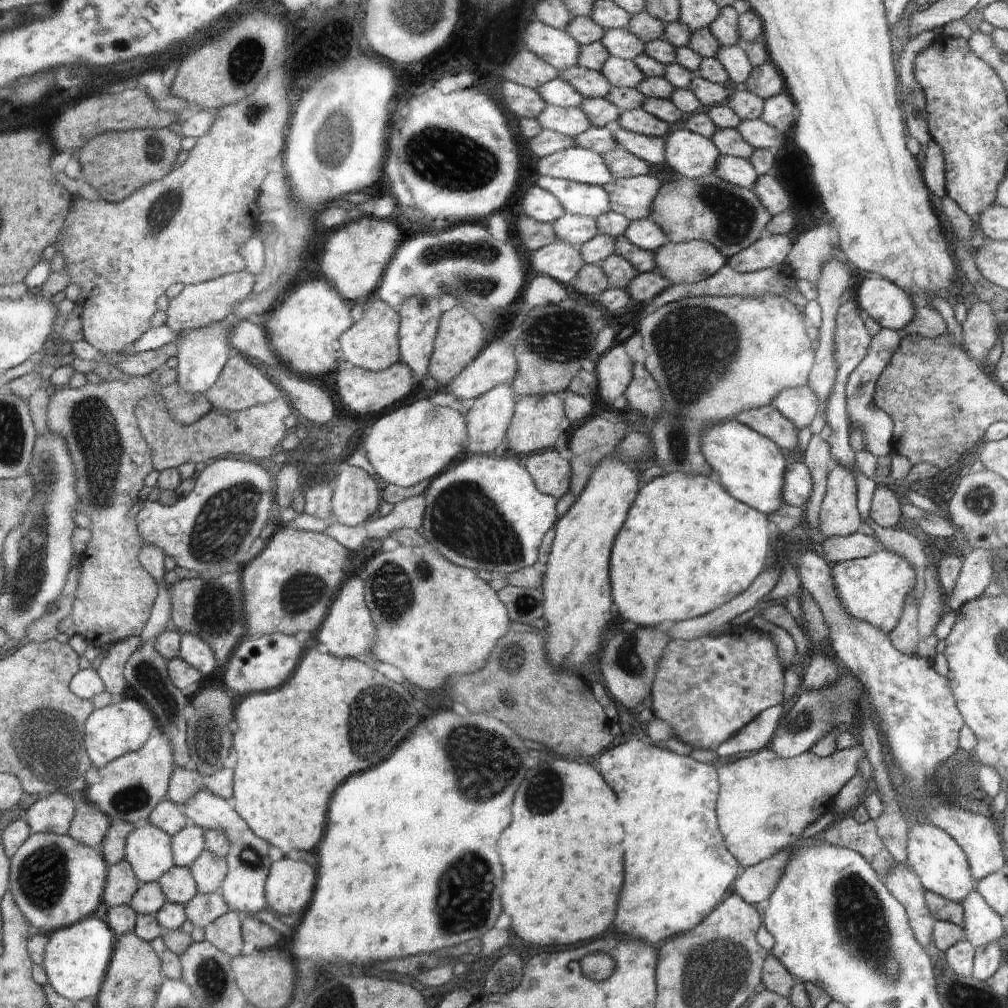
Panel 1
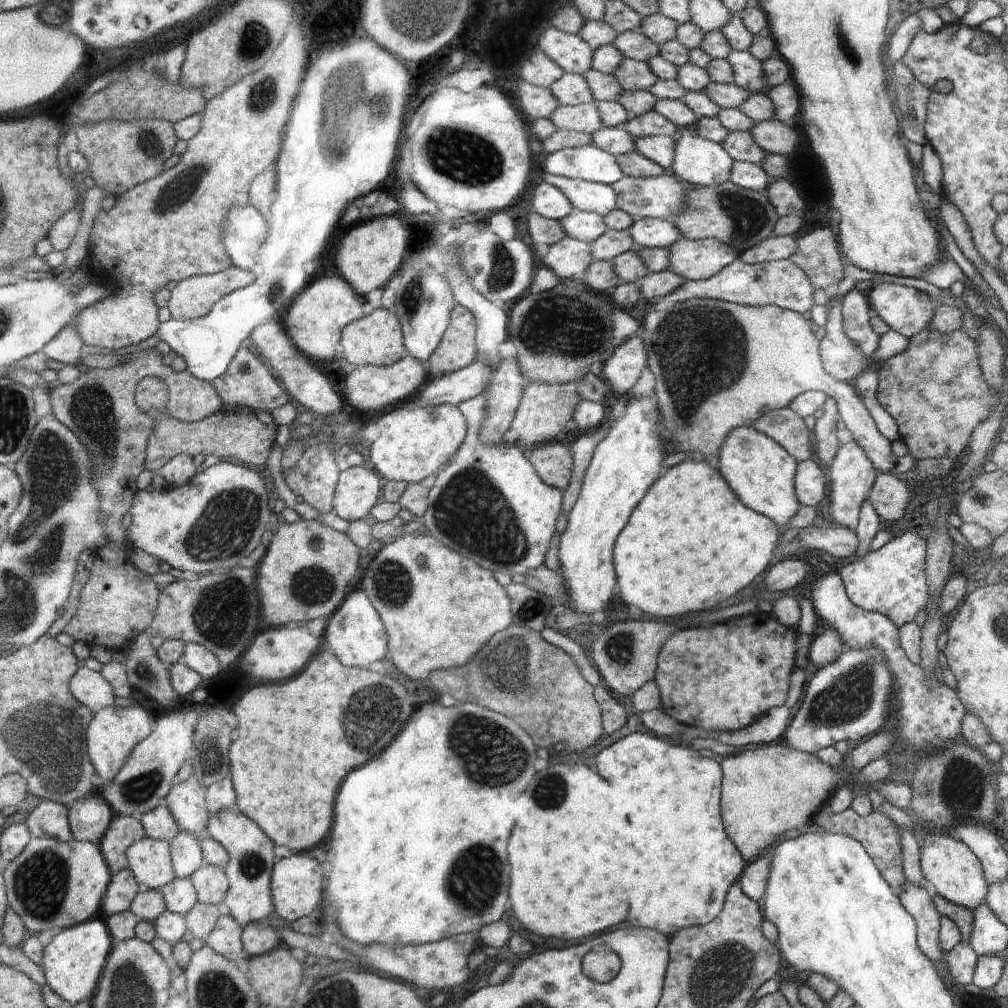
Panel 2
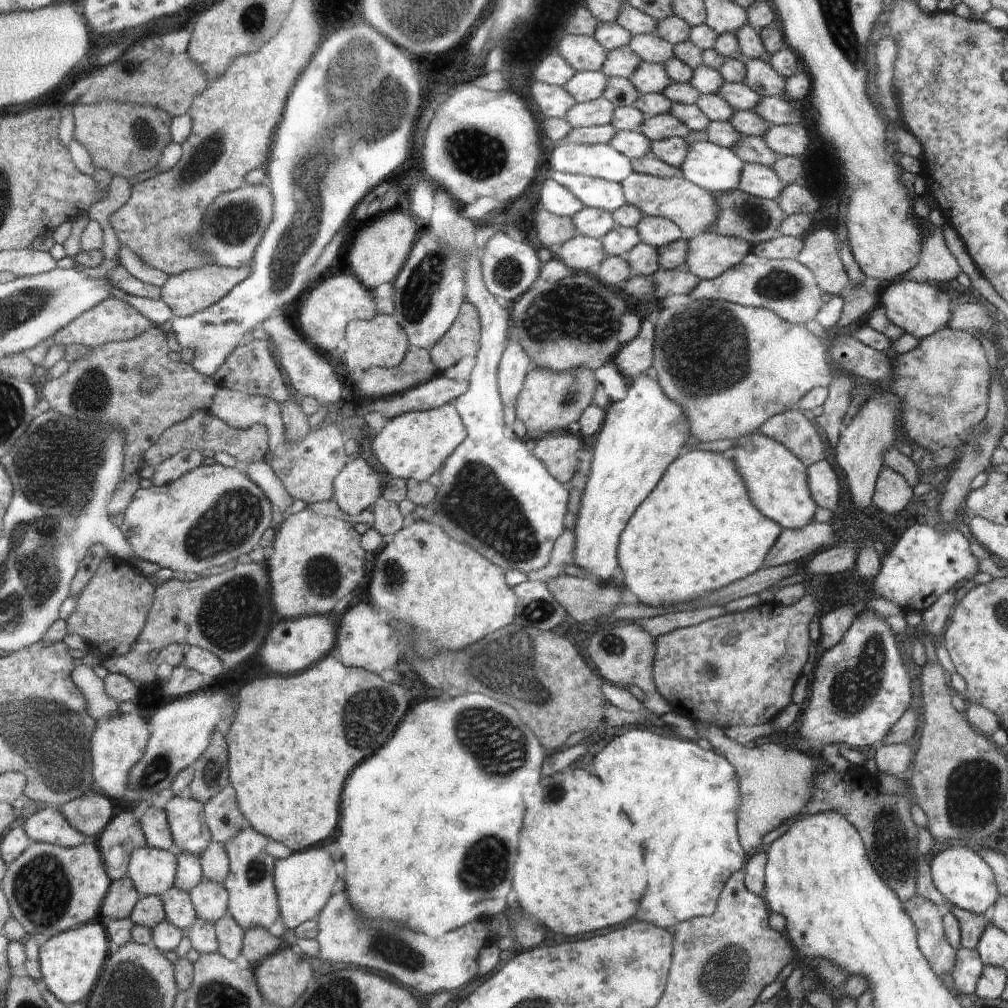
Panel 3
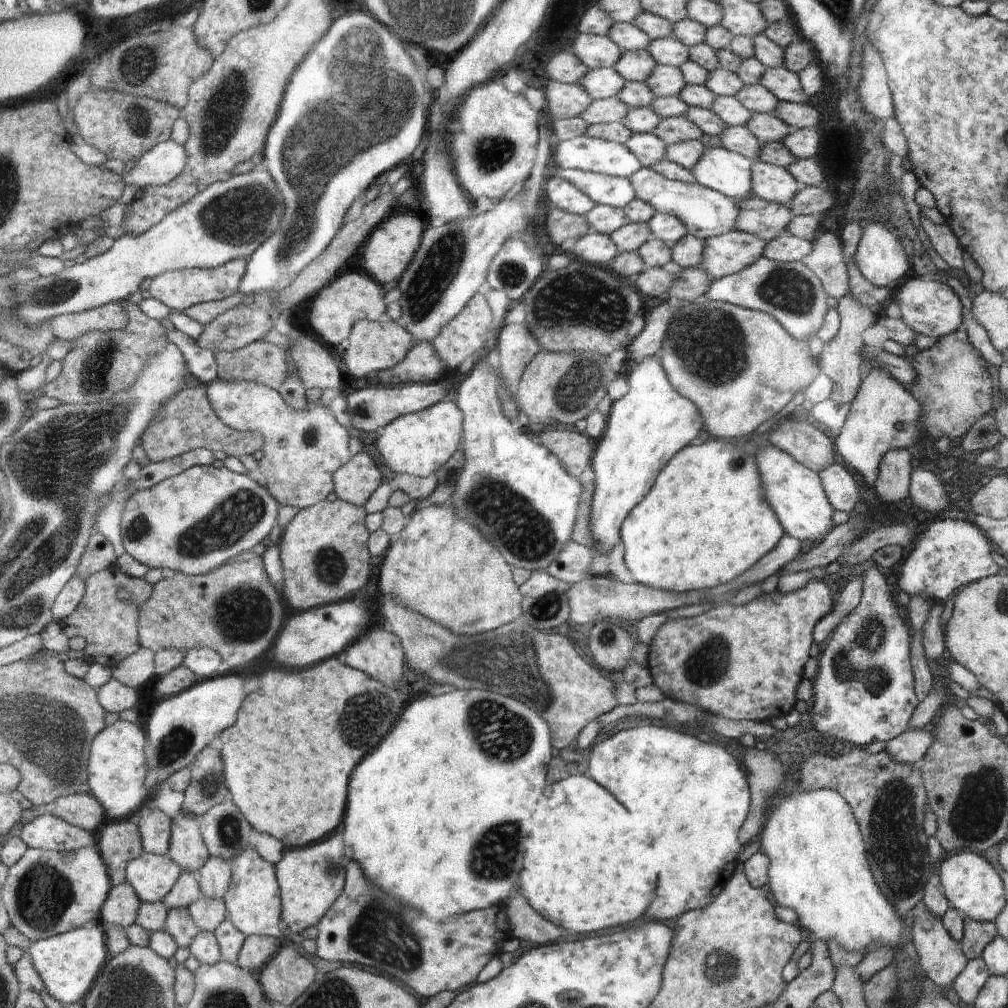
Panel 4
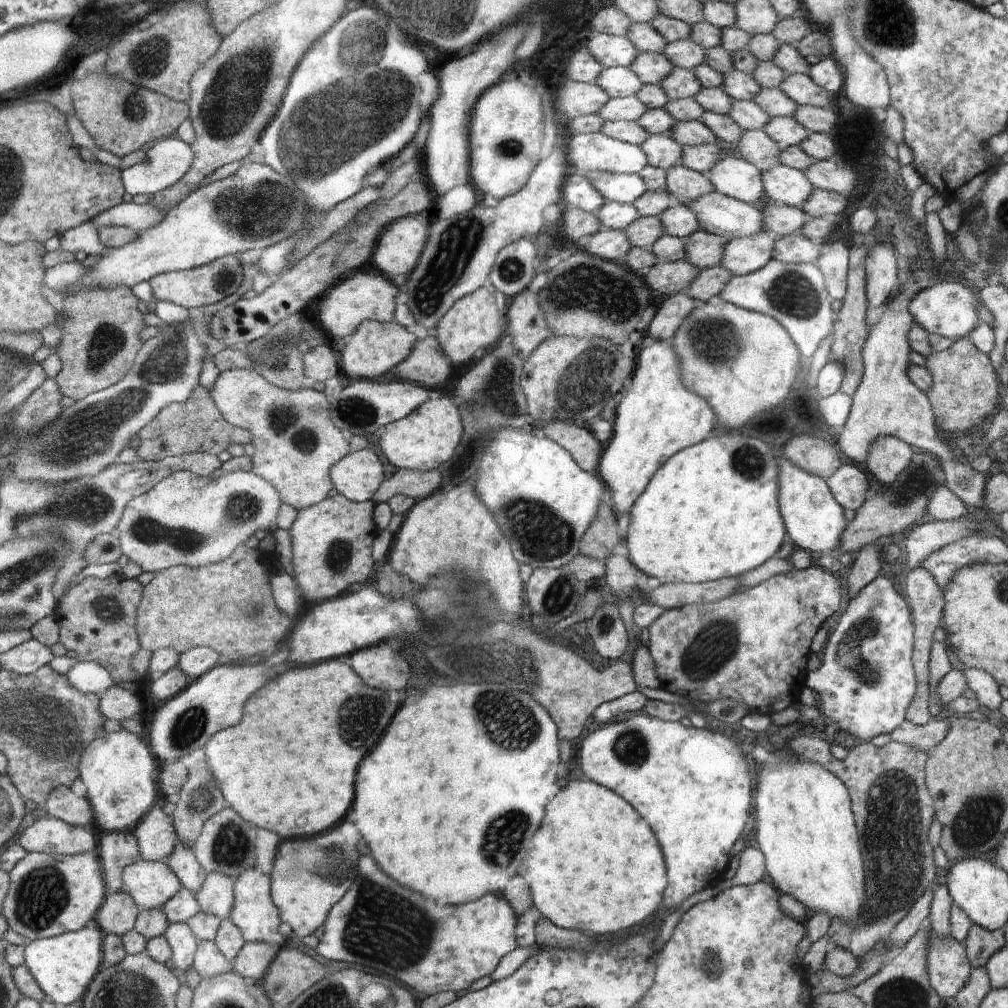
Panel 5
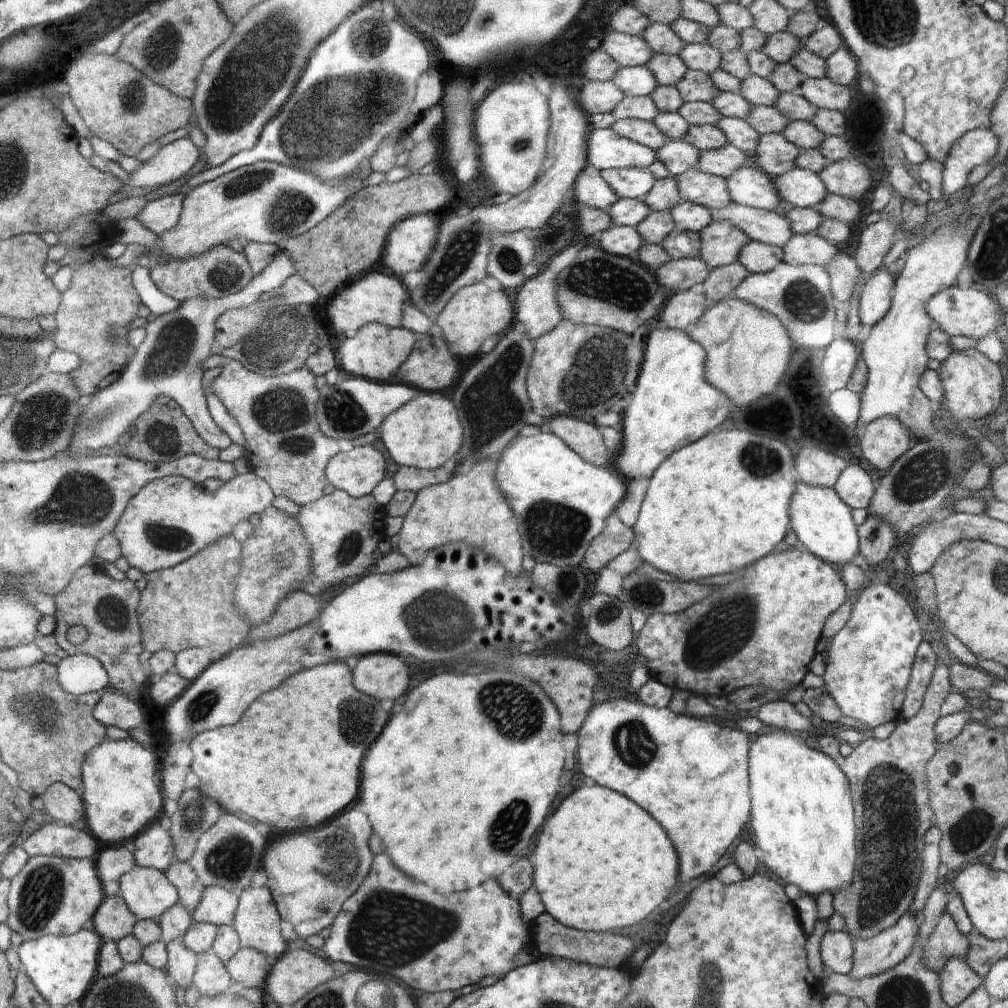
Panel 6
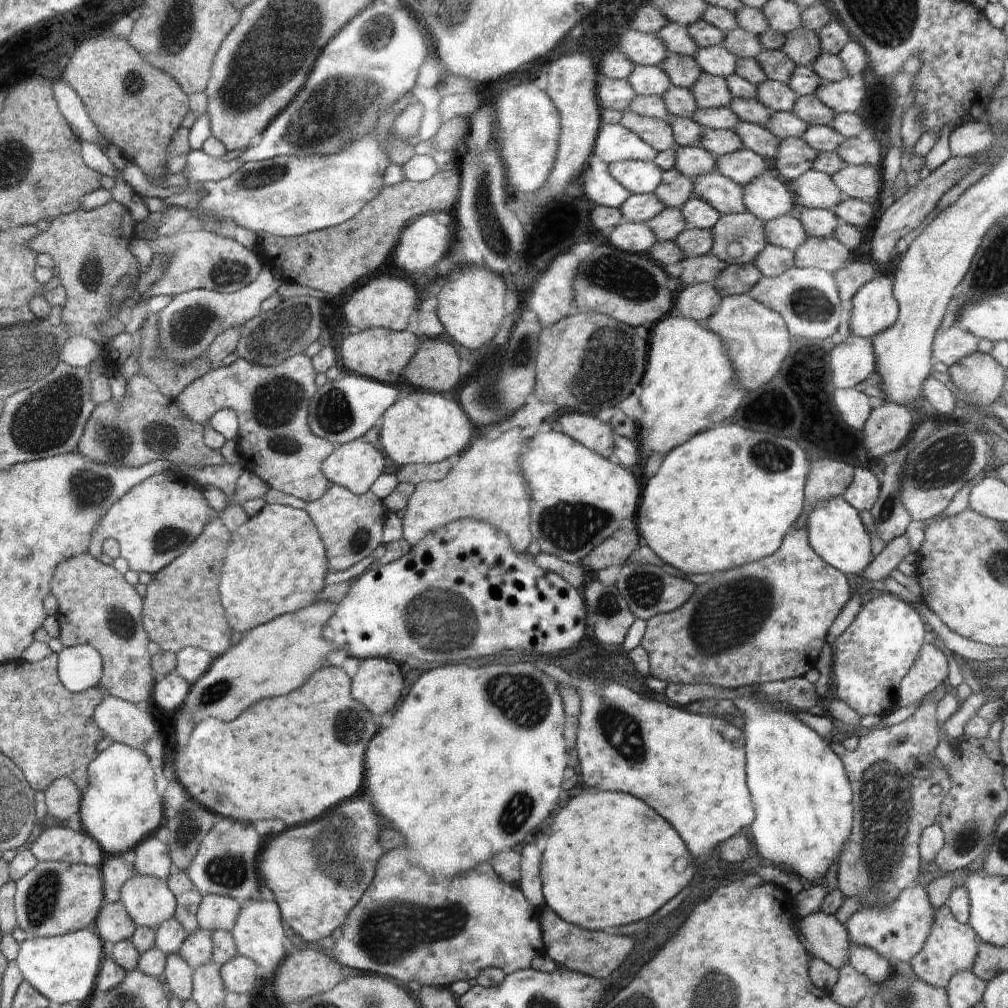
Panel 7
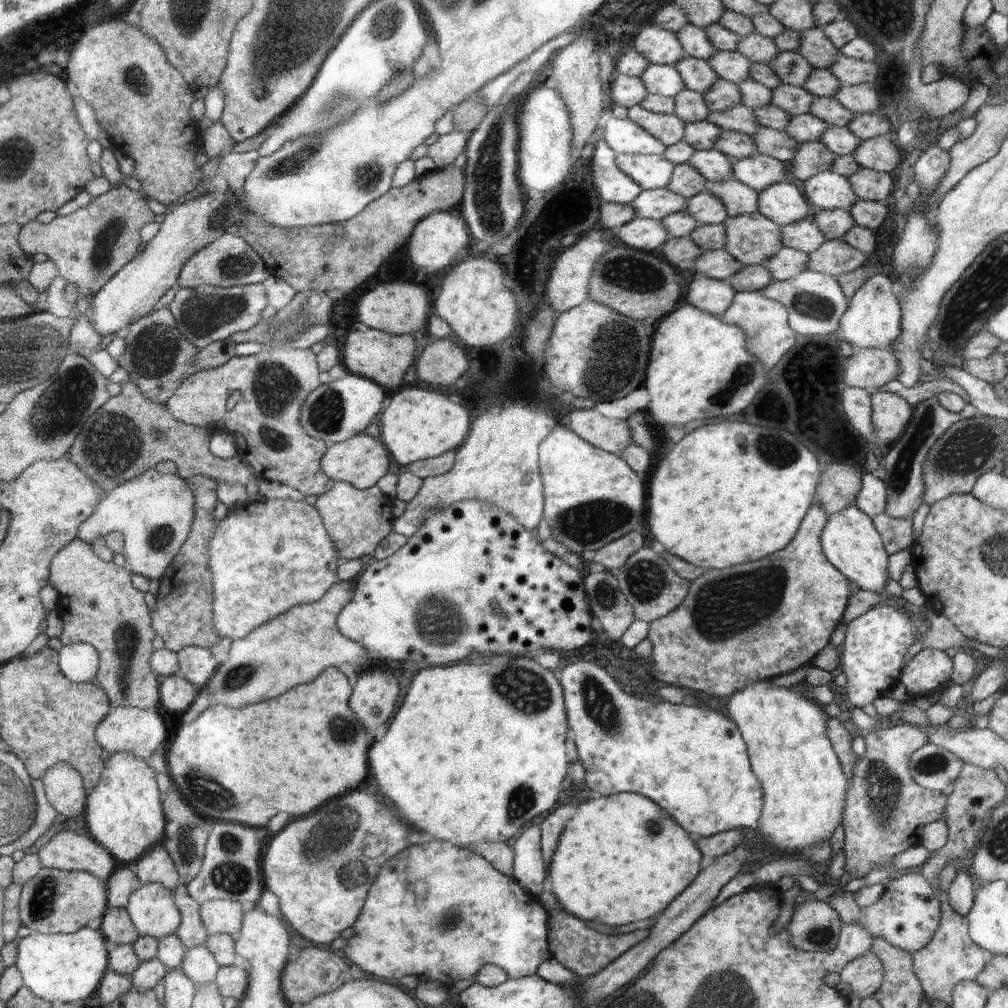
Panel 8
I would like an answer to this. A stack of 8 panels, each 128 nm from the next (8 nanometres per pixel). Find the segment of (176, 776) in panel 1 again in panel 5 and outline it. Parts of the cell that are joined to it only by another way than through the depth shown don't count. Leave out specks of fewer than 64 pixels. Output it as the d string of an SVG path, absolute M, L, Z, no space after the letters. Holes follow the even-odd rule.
M180 843L167 863L180 876L183 886L194 890L197 895L204 888L209 874L206 874L206 870L198 862L194 846Z

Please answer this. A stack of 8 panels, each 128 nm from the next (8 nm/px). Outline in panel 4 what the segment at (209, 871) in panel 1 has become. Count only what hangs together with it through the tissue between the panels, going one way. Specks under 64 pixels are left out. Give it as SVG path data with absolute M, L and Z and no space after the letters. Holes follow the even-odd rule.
M202 895L202 898L196 900L189 909L192 918L204 932L216 933L218 928L230 918L225 898L220 900Z

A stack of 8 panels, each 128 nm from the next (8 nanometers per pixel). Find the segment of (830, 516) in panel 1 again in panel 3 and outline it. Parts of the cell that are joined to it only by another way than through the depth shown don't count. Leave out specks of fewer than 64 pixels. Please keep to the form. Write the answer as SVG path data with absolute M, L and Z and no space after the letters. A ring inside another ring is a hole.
M892 392L884 393L882 396L875 395L873 399L864 402L860 410L854 413L848 428L840 433L838 444L835 446L834 460L842 467L852 506L858 512L864 512L874 500L879 474L884 467L883 454L895 440L896 420L901 420L901 400Z

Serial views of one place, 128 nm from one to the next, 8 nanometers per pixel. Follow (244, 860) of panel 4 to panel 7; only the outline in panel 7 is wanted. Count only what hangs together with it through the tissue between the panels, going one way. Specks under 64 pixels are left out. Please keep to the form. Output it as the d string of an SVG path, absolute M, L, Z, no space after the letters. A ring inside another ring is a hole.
M257 896L248 899L233 930L236 942L239 944L239 954L256 962L263 978L270 976L272 970L276 970L276 966L282 964L286 956L284 946L282 946L284 928L282 928L281 910L278 910L278 905L275 900L262 900Z

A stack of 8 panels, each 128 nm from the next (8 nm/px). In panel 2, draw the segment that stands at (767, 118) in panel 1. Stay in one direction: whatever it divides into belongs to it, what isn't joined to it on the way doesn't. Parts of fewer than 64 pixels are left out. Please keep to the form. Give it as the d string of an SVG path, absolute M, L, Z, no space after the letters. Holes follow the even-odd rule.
M792 78L777 87L772 87L766 93L773 104L773 118L786 124L793 124L800 102L799 90Z

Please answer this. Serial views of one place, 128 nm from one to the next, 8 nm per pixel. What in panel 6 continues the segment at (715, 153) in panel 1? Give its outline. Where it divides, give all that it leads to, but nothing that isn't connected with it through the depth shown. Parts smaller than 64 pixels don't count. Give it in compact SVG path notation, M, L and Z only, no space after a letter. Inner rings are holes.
M742 165L725 179L735 203L771 211L781 200L774 182L760 168Z

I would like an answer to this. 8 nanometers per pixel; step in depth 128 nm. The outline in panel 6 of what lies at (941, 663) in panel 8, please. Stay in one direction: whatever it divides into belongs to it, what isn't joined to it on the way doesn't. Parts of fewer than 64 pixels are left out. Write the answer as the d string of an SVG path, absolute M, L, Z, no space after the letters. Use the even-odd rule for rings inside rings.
M924 639L919 644L918 655L914 658L914 666L910 672L910 680L904 692L902 701L902 716L905 719L911 719L920 712L923 705L924 695L930 688L931 678L934 676L938 658L930 640Z

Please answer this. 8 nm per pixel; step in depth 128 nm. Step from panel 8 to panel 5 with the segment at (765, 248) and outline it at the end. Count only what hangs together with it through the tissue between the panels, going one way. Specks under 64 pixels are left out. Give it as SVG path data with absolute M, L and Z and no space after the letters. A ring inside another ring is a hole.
M698 229L683 237L683 243L684 260L692 263L697 269L705 269L719 264L727 240Z

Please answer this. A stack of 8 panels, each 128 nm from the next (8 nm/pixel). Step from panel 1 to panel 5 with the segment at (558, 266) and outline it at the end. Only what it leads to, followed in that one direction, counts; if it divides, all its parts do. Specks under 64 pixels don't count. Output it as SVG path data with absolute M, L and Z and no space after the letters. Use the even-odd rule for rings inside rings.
M601 228L589 238L584 251L601 259L624 263L630 247L632 246L624 231Z

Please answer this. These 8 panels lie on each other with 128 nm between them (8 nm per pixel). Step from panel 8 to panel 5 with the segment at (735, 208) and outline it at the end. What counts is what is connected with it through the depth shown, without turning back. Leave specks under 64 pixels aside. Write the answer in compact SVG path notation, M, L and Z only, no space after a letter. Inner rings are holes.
M678 162L666 171L667 190L671 193L673 202L688 204L703 194L712 192L711 179L700 171L692 170Z

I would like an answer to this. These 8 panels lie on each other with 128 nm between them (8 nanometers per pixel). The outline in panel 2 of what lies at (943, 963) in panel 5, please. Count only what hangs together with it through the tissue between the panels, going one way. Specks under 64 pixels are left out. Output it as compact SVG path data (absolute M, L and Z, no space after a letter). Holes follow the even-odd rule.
M908 880L903 882L898 892L903 906L915 917L918 923L918 945L932 962L940 960L942 947L939 943L939 930L942 928L942 915L935 906L933 894L928 888L915 885Z

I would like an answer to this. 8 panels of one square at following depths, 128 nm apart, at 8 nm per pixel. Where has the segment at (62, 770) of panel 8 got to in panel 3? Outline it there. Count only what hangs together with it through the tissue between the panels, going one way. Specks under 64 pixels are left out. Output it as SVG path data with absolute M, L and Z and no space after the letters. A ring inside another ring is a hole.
M94 796L90 800L80 797L65 804L62 812L67 819L76 827L76 830L83 832L88 838L100 836L114 819L116 808L113 800L106 796Z

